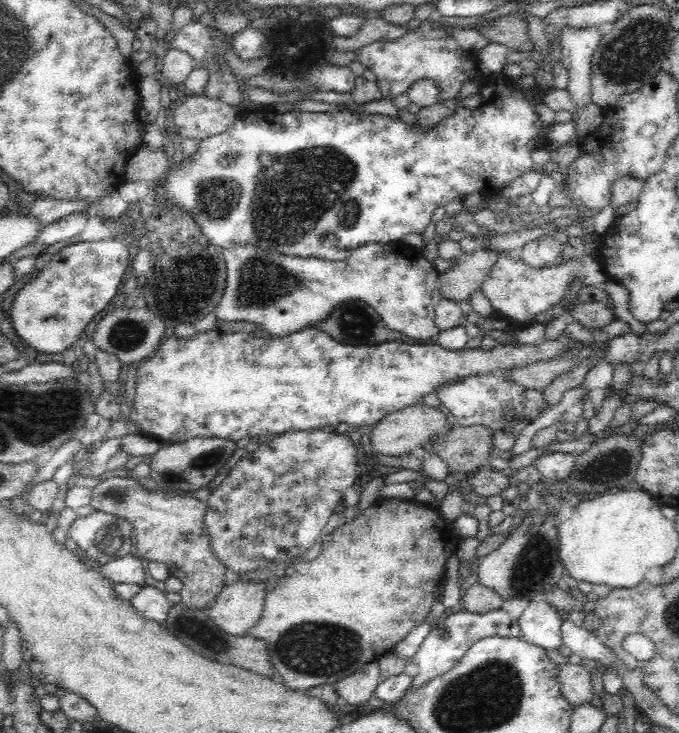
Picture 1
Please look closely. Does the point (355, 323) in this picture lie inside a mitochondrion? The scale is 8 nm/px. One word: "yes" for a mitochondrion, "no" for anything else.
yes

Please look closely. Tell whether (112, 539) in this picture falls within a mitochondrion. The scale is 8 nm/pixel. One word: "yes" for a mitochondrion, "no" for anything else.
yes

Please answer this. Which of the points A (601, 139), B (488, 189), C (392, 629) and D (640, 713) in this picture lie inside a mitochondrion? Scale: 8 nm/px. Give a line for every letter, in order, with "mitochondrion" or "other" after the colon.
A: other
B: other
C: other
D: other

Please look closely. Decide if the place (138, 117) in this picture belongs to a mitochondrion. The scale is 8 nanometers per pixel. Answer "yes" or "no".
no

